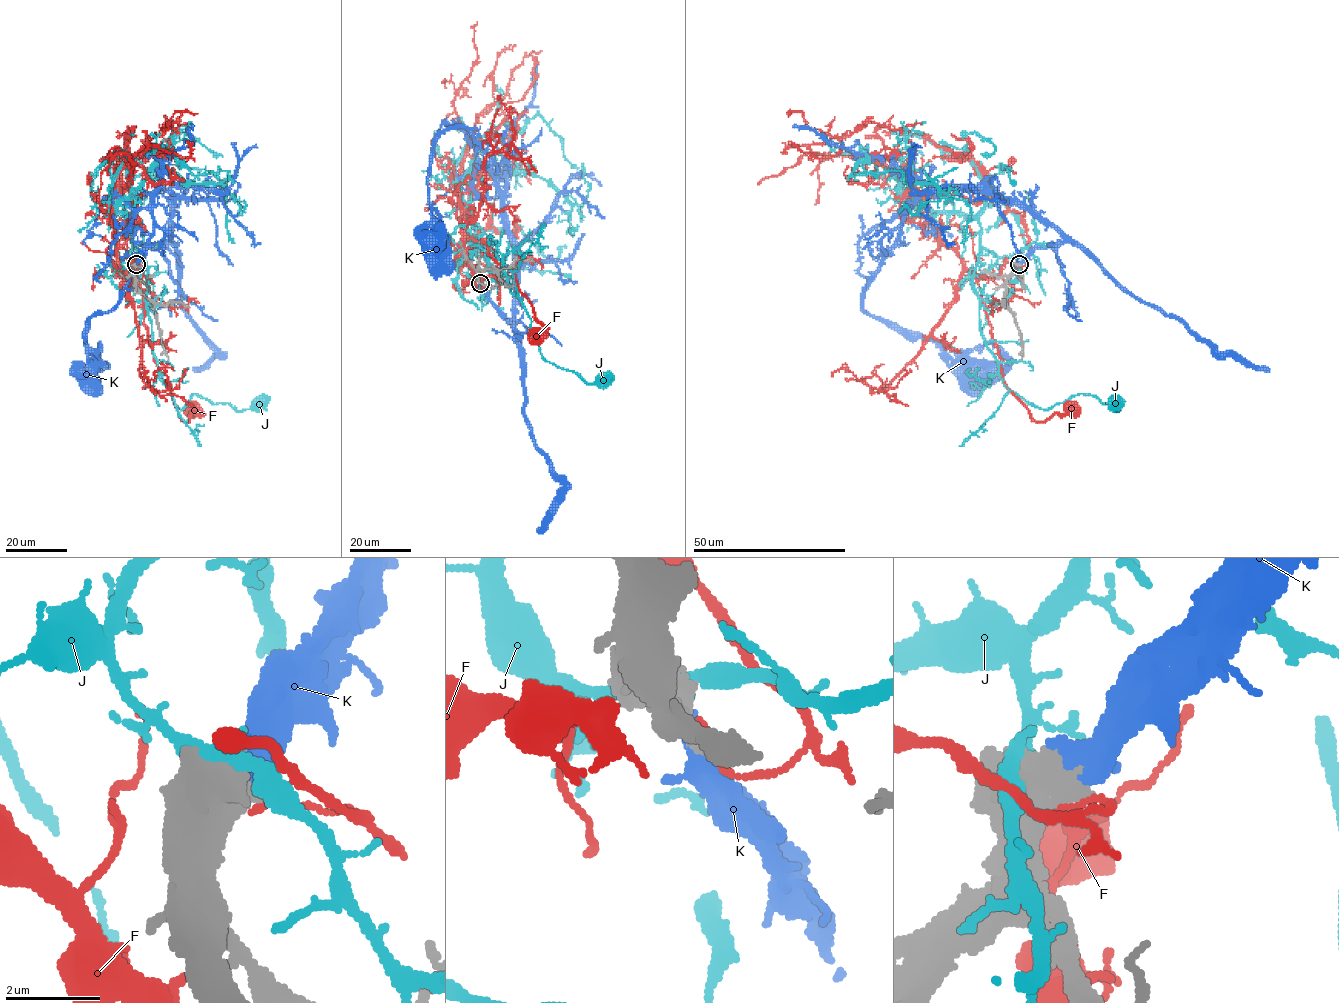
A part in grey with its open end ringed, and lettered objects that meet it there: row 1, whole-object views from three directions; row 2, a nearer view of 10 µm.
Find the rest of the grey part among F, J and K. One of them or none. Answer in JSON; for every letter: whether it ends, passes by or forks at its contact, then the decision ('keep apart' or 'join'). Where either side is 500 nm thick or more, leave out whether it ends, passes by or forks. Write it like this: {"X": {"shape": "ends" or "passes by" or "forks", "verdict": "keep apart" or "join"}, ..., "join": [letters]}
{"F": {"shape": "ends", "verdict": "keep apart"}, "J": {"verdict": "keep apart"}, "K": {"verdict": "join"}, "join": ["K"]}

